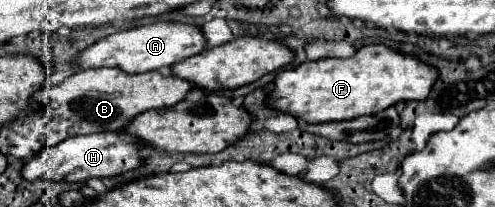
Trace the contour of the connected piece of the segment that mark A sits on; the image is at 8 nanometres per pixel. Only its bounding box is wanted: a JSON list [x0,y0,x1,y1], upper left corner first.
[78,22,206,74]

